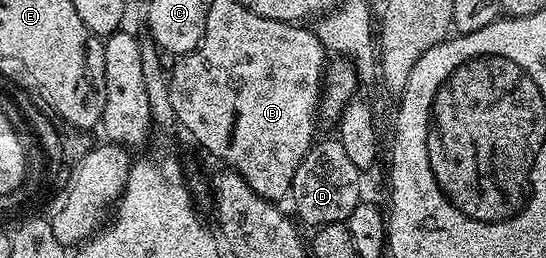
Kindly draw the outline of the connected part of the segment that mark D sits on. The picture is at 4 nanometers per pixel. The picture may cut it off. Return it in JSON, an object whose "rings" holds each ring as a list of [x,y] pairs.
{"rings":[[[330,137],[326,141],[315,142],[293,175],[290,201],[293,201],[298,213],[297,222],[302,225],[307,223],[310,229],[345,223],[352,210],[362,201],[360,178],[358,167],[349,160],[348,153],[337,138]]]}

